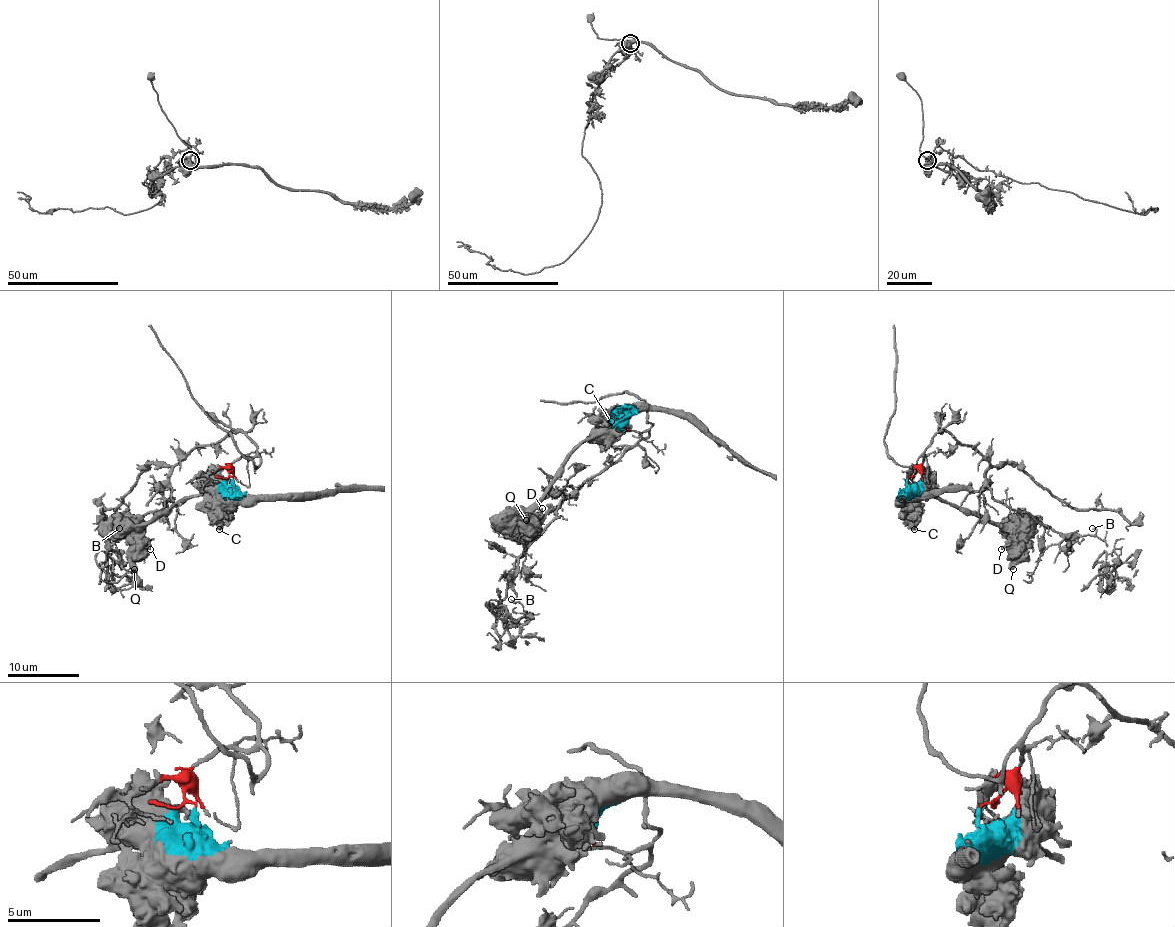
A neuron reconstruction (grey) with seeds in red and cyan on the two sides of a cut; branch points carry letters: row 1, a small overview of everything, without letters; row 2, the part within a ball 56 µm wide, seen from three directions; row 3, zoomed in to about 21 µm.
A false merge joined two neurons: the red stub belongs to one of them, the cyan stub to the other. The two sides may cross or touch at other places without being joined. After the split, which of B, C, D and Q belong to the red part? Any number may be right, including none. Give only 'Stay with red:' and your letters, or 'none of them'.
Stay with red: B

